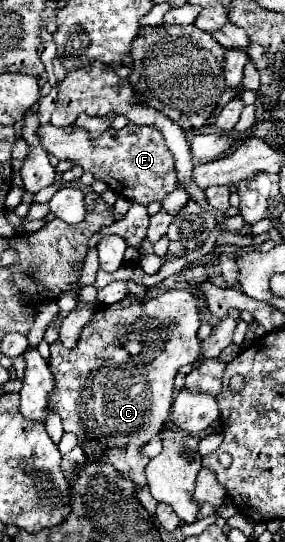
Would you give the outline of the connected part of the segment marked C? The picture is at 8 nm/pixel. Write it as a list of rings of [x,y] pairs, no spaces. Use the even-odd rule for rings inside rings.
[[[166,290],[154,298],[138,298],[136,294],[128,294],[118,304],[96,308],[92,320],[82,328],[76,348],[68,350],[60,340],[50,344],[48,366],[54,374],[56,384],[48,396],[48,406],[60,414],[66,432],[74,432],[76,436],[88,440],[92,454],[96,454],[92,456],[94,460],[110,462],[118,472],[134,480],[136,496],[148,508],[150,514],[154,514],[158,506],[144,478],[144,466],[150,458],[140,456],[138,450],[140,446],[150,442],[160,432],[160,426],[168,420],[174,398],[174,376],[178,368],[200,360],[202,342],[196,334],[202,324],[204,310],[200,302],[202,300],[188,290]]]

